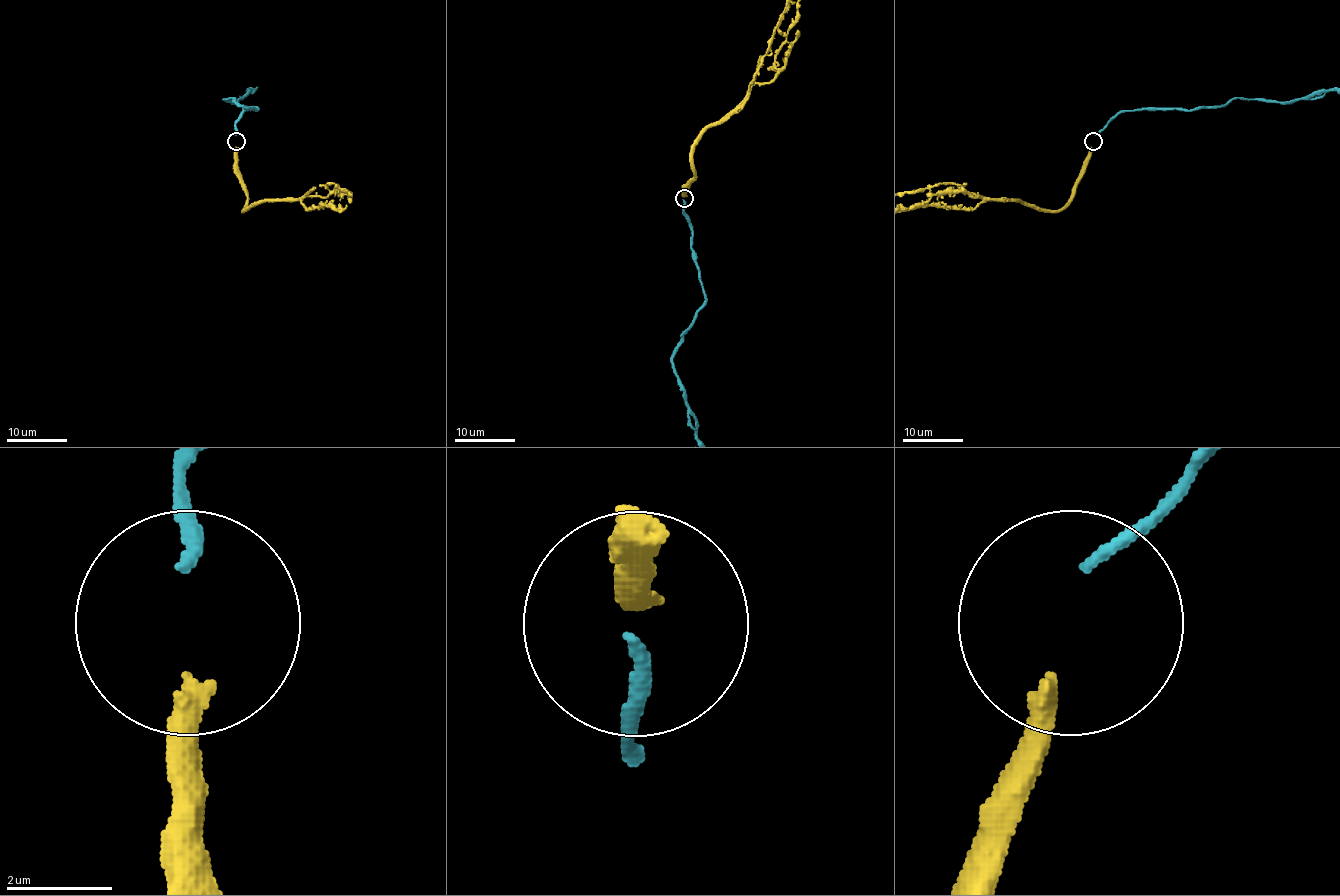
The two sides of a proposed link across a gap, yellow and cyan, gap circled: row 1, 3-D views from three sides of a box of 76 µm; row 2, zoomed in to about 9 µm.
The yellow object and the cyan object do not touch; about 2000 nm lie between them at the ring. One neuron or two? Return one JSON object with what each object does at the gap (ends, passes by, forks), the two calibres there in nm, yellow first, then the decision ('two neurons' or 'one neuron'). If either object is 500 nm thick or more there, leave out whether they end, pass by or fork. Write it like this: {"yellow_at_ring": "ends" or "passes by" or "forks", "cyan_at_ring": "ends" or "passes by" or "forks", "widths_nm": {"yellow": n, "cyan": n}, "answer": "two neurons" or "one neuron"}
{"yellow_at_ring": "ends", "cyan_at_ring": "ends", "widths_nm": {"yellow": 400, "cyan": 240}, "answer": "two neurons"}

